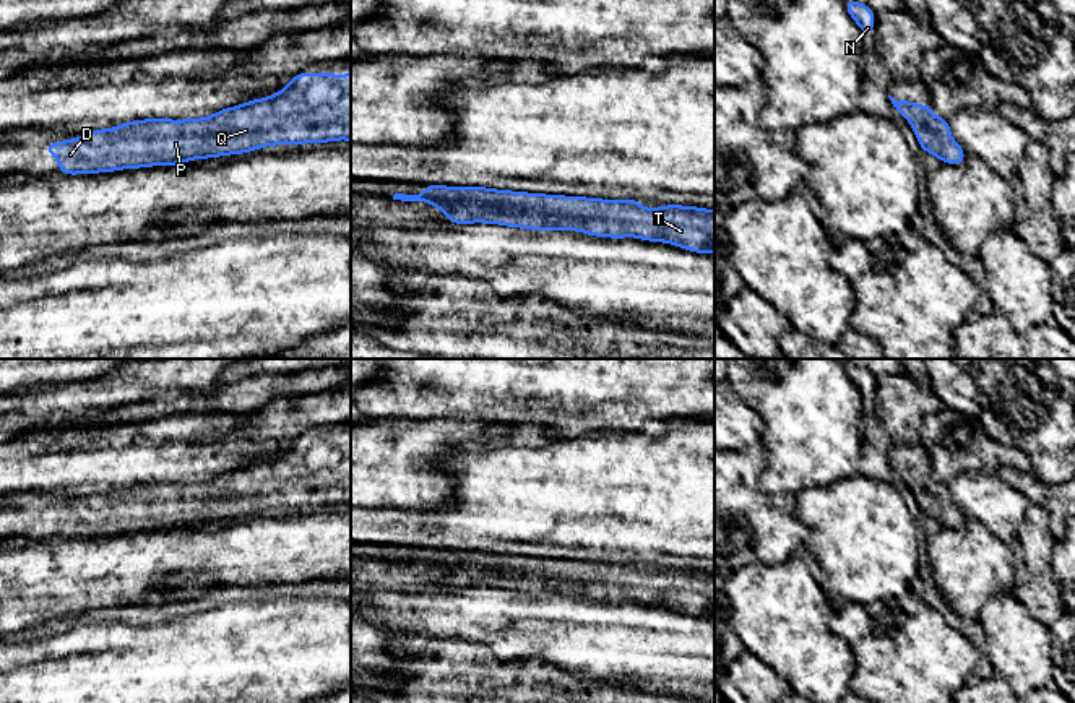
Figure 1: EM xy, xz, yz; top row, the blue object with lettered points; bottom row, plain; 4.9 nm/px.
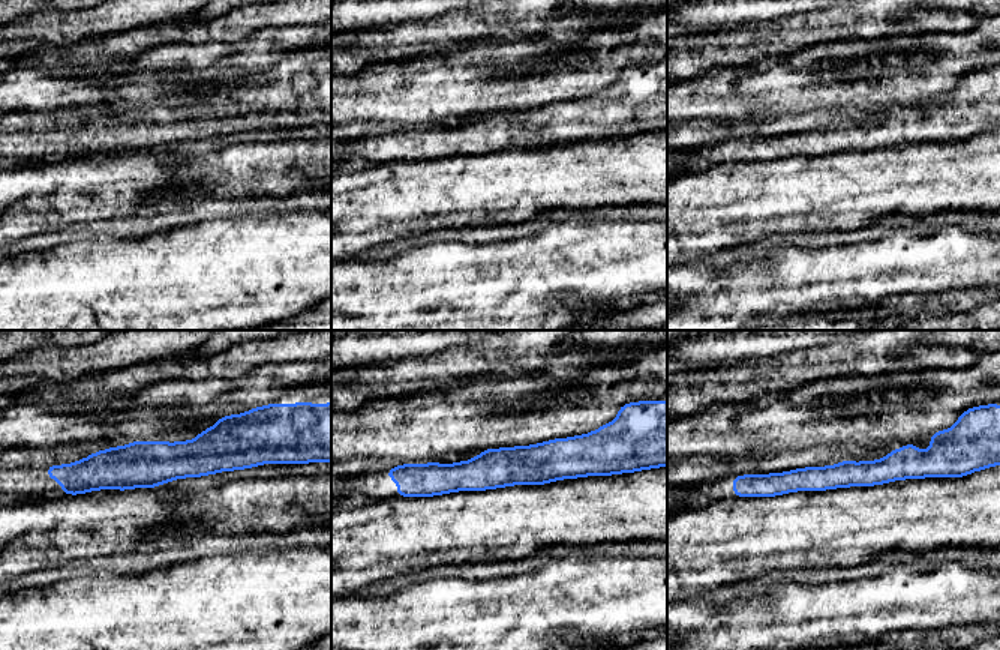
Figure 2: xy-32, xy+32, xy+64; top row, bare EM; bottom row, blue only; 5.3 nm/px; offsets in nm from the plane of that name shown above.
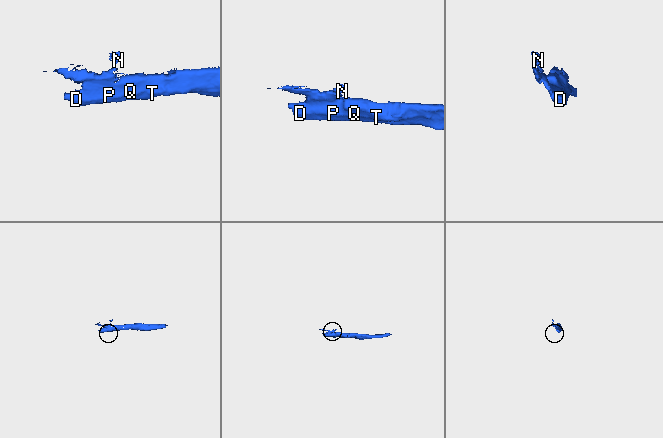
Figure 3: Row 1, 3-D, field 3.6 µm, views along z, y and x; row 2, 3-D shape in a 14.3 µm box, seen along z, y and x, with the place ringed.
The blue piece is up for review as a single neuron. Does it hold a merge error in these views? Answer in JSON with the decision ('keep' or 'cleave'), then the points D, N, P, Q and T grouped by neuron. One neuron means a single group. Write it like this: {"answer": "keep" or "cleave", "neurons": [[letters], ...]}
{"answer": "keep", "neurons": [["D", "N", "P", "Q", "T"]]}

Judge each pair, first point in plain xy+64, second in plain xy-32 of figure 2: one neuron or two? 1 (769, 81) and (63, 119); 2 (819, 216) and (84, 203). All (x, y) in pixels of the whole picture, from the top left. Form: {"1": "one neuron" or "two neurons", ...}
{"1": "two neurons", "2": "one neuron"}

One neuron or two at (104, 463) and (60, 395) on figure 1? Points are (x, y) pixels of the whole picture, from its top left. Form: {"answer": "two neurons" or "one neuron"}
{"answer": "two neurons"}

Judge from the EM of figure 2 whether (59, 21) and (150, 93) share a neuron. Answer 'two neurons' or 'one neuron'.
two neurons

